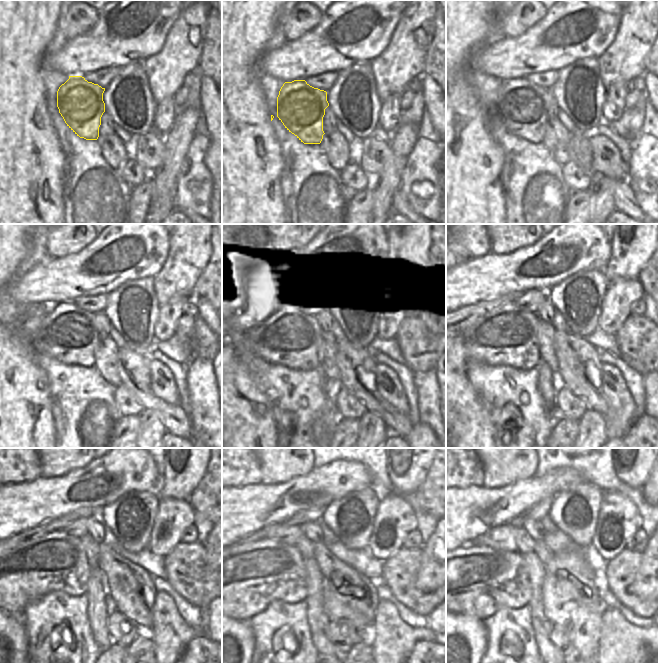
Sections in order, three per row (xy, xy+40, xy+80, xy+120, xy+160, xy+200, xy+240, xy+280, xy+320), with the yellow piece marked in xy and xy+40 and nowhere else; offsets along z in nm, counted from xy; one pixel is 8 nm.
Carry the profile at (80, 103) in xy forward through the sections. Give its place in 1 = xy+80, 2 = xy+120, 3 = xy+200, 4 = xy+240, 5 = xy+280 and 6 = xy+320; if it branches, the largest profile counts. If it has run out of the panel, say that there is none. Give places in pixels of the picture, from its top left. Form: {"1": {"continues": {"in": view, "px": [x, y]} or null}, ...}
{"1": {"continues": {"in": "xy+80", "px": [521, 107]}}, "2": {"continues": {"in": "xy+120", "px": [68, 334]}}, "3": {"continues": {"in": "xy+200", "px": [496, 332]}}, "4": {"continues": {"in": "xy+240", "px": [18, 570]}}, "5": {"continues": {"in": "xy+280", "px": [242, 579]}}, "6": {"continues": {"in": "xy+320", "px": [478, 581]}}}

